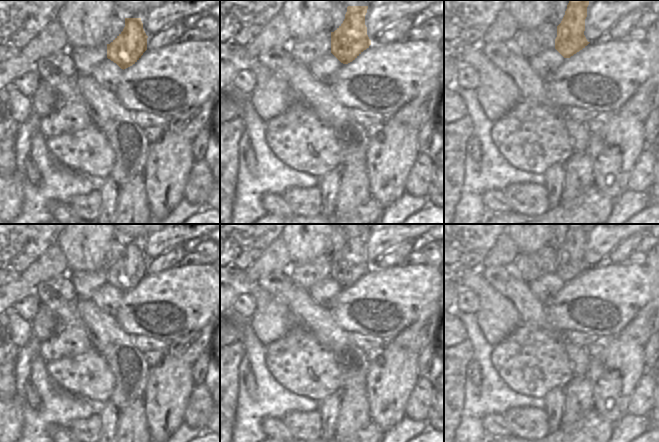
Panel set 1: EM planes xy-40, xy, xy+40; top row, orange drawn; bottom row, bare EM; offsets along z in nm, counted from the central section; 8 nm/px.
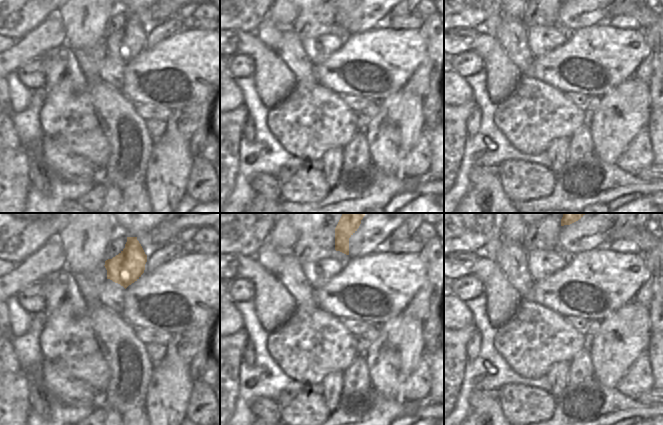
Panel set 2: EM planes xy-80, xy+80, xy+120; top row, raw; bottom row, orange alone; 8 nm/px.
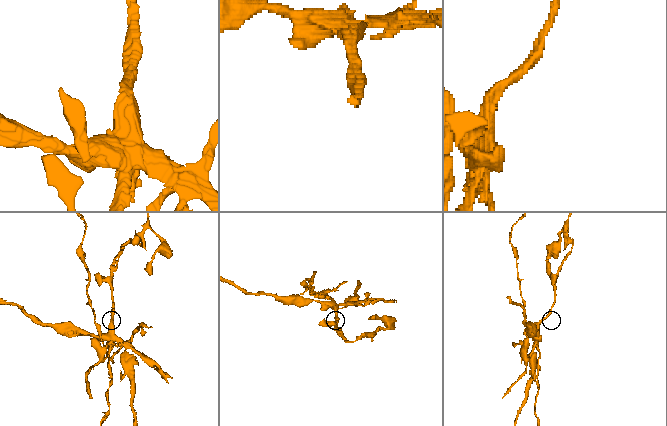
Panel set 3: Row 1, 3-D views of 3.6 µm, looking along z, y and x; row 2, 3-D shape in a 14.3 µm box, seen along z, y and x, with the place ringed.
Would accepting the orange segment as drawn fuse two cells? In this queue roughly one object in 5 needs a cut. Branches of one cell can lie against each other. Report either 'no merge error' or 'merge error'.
merge error

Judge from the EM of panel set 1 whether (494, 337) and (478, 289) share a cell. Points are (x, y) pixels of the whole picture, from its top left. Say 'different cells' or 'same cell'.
same cell

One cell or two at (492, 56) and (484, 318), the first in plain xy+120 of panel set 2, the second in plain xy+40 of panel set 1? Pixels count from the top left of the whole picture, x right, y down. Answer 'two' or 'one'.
one

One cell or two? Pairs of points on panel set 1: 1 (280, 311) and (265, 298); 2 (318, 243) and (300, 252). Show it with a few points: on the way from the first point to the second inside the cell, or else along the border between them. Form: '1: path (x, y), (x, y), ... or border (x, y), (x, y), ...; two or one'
1: path (276, 309), (269, 302); one
2: path (314, 243), (309, 243), (304, 248); one

